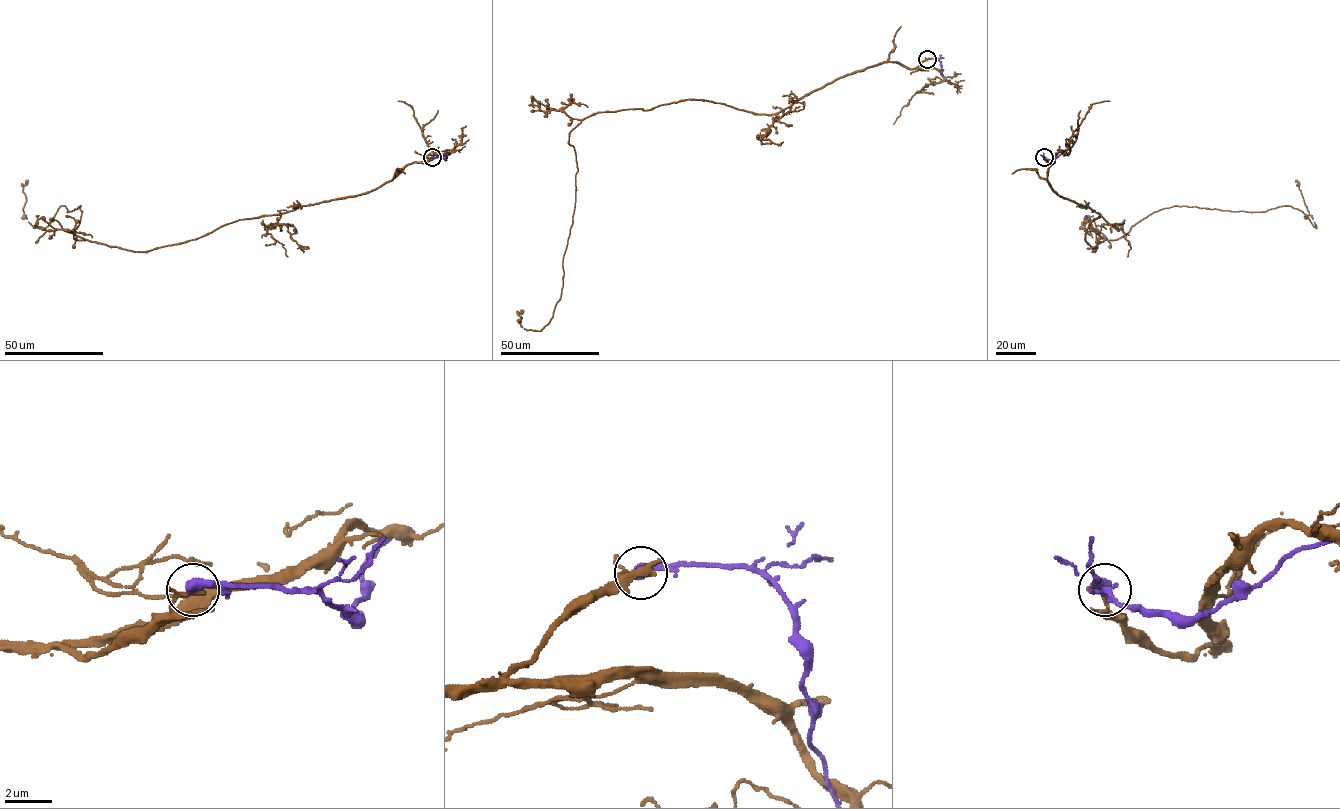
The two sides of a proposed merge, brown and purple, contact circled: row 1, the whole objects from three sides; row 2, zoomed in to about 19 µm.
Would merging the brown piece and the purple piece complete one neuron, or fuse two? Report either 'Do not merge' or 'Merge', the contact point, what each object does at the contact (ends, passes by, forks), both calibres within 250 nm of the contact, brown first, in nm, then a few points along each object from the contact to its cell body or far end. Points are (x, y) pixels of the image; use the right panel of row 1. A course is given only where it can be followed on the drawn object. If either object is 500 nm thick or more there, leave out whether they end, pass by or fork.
Do not merge. Place: (1044, 157). At the ring brown passes by. At the ring purple ends. Thickness 120 nm (brown) against 480 nm. Course of brown: (1044, 157), (1052, 188), (1099, 214), (1085, 238), (1094, 251), (1175, 206), (1290, 206), (1317, 228), (1295, 182). Course of purple: (1044, 157), (1054, 159), (1065, 153)

